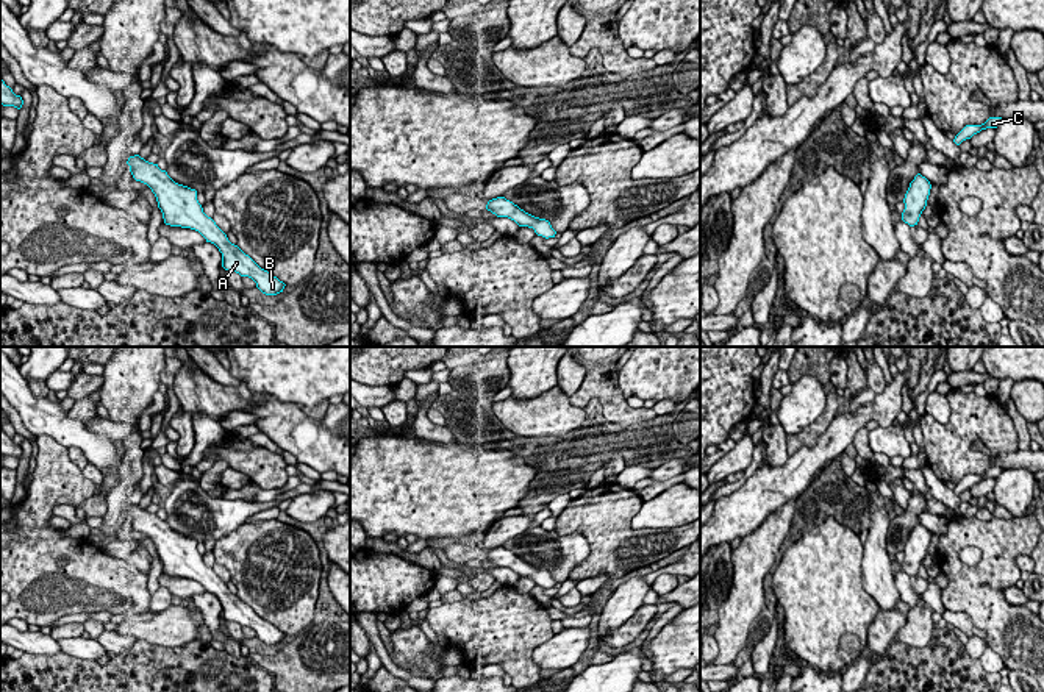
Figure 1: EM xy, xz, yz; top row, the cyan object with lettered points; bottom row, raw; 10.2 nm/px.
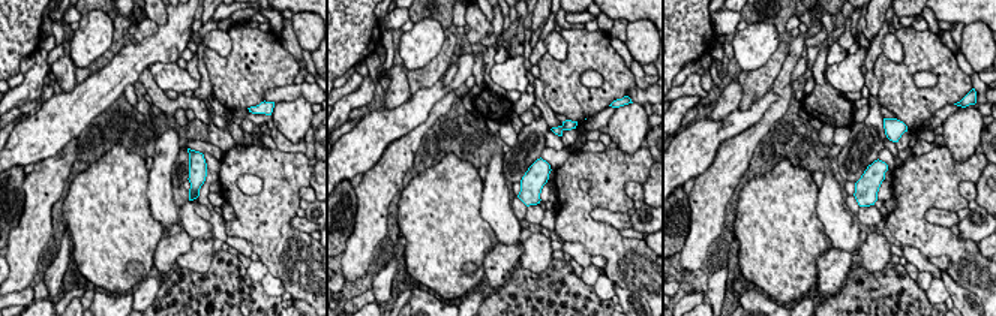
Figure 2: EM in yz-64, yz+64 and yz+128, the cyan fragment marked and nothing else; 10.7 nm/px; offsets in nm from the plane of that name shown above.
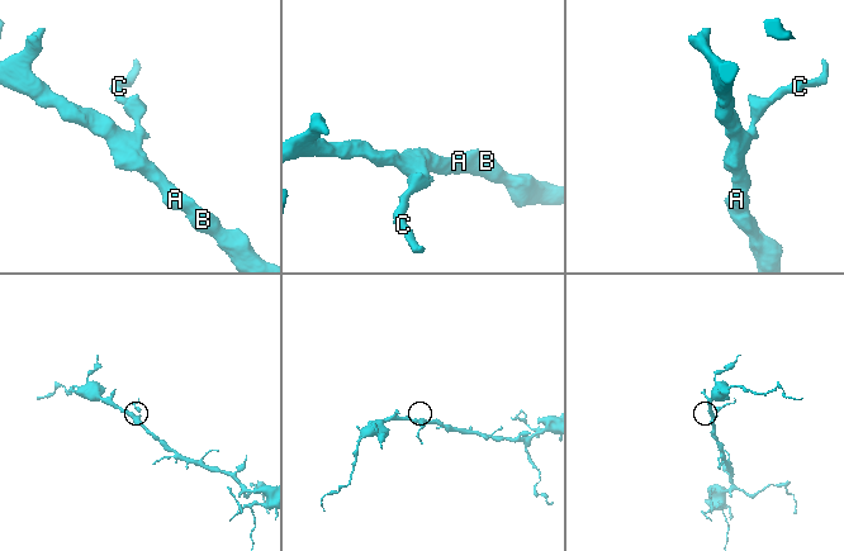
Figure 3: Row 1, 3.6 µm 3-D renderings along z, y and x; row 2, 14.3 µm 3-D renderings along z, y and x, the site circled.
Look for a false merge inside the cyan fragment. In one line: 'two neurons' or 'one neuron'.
one neuron

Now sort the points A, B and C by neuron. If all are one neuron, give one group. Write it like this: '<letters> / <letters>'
A B C

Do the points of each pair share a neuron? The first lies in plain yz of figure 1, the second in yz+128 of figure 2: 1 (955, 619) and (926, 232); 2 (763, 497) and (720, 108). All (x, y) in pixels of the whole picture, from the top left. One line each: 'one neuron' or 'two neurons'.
1: two neurons
2: two neurons

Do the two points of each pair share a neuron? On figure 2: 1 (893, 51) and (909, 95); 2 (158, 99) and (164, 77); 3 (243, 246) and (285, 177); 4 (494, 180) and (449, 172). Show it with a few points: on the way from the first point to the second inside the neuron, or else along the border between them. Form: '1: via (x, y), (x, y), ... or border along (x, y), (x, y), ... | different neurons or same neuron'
1: border along (893, 33), (902, 45), (903, 60), (900, 63) | different neurons
2: border along (147, 68), (153, 81), (164, 92) | different neurons
3: border along (228, 235), (245, 238), (254, 250) | different neurons
4: border along (483, 181), (480, 193), (482, 217) | different neurons

